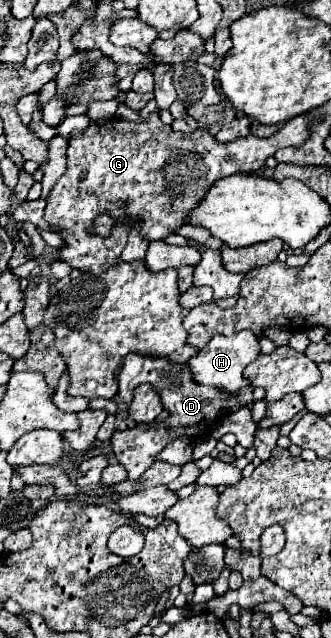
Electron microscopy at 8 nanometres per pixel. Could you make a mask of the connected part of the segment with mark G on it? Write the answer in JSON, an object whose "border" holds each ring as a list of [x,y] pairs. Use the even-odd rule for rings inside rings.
{"border":[[[151,115],[147,123],[139,121],[127,121],[115,117],[112,119],[91,122],[81,133],[69,137],[67,147],[67,171],[59,181],[55,183],[45,209],[45,219],[51,225],[61,227],[59,235],[65,241],[65,247],[59,249],[59,257],[69,263],[75,269],[89,271],[89,273],[103,273],[109,269],[121,255],[127,235],[131,231],[133,223],[143,221],[141,233],[145,239],[165,239],[169,233],[173,233],[177,227],[185,223],[185,217],[197,207],[201,197],[209,191],[209,187],[221,179],[235,173],[253,173],[265,167],[267,157],[273,157],[277,149],[285,147],[301,147],[311,137],[311,125],[313,119],[309,115],[295,117],[293,121],[287,121],[279,133],[275,133],[269,139],[259,137],[241,137],[233,143],[219,143],[211,133],[207,131],[193,131],[193,133],[175,133],[169,125],[165,125],[159,115]],[[107,213],[117,223],[109,237],[97,237],[87,233],[87,227],[93,225],[95,217]]]}

